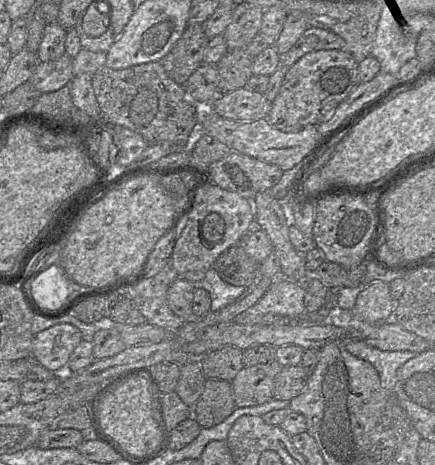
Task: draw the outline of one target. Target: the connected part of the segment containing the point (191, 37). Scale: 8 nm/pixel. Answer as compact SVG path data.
M202 24L188 25L179 41L160 61L168 76L185 86L193 72L203 64L209 41Z

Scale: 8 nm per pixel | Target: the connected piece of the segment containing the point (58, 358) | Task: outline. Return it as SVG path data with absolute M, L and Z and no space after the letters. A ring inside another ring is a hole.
M68 323L44 329L32 340L32 359L55 373L64 373L71 354L83 340L82 332Z

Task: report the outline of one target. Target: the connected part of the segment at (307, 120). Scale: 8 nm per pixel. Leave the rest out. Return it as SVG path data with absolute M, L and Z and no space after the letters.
M348 51L309 52L288 69L267 120L273 127L286 133L319 125L332 115L359 83L359 63Z

